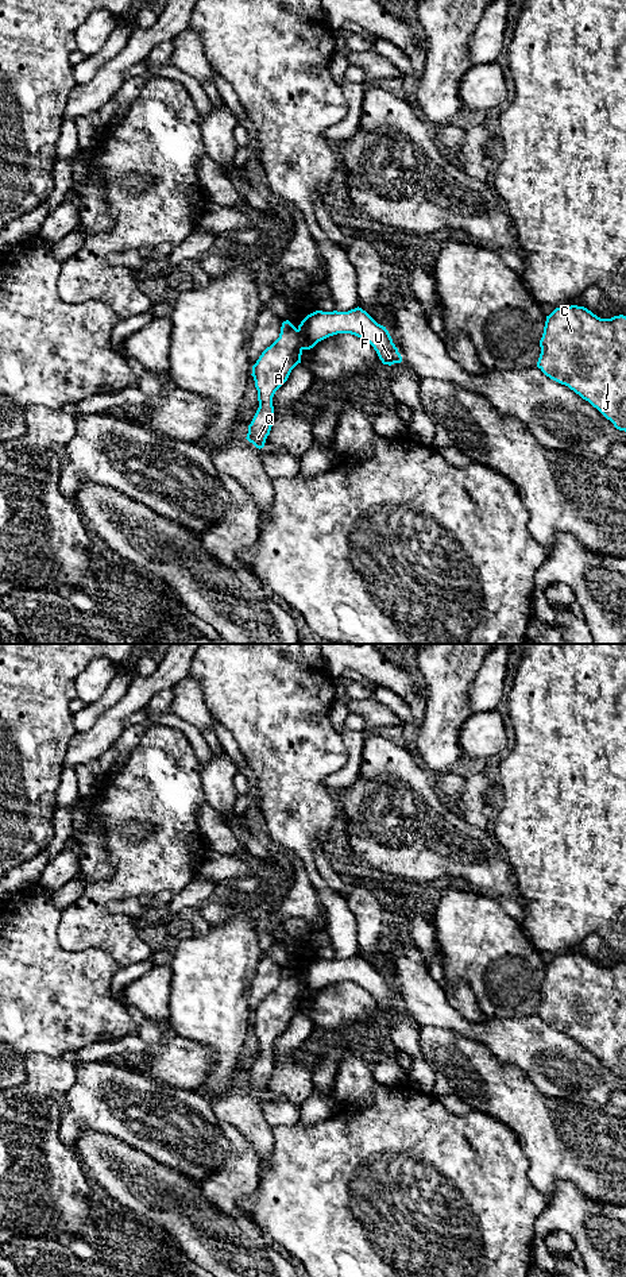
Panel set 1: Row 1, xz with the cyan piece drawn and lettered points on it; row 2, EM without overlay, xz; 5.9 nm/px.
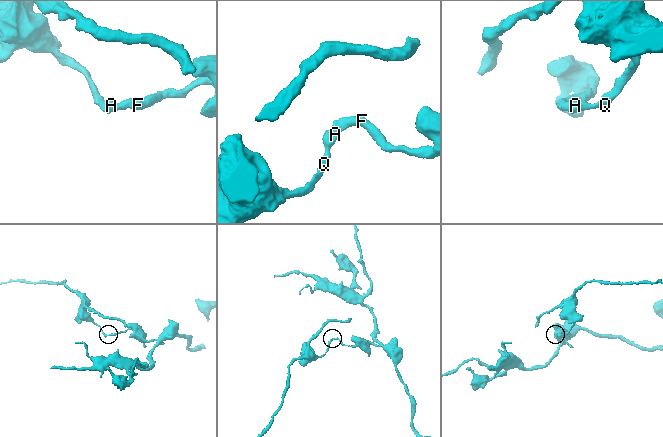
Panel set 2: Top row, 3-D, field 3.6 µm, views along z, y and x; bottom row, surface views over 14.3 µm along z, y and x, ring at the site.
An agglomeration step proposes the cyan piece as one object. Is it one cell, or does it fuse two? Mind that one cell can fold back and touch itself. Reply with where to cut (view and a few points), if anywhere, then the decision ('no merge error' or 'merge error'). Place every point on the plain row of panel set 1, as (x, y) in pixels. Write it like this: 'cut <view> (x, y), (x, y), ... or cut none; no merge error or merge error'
cut xz (297, 977), (302, 996); merge error

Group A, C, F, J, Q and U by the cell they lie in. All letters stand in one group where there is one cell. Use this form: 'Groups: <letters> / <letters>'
Groups: A Q / C F J U

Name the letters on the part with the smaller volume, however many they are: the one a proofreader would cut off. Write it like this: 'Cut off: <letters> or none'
Cut off: A, Q

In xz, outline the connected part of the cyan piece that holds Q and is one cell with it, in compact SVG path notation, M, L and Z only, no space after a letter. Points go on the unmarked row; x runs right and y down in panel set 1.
M283 969L279 985L267 995L252 1014L252 1025L258 1038L259 1056L248 1073L247 1088L263 1096L274 1072L273 1045L287 1029L291 1018L301 1011L302 996L298 977Z

